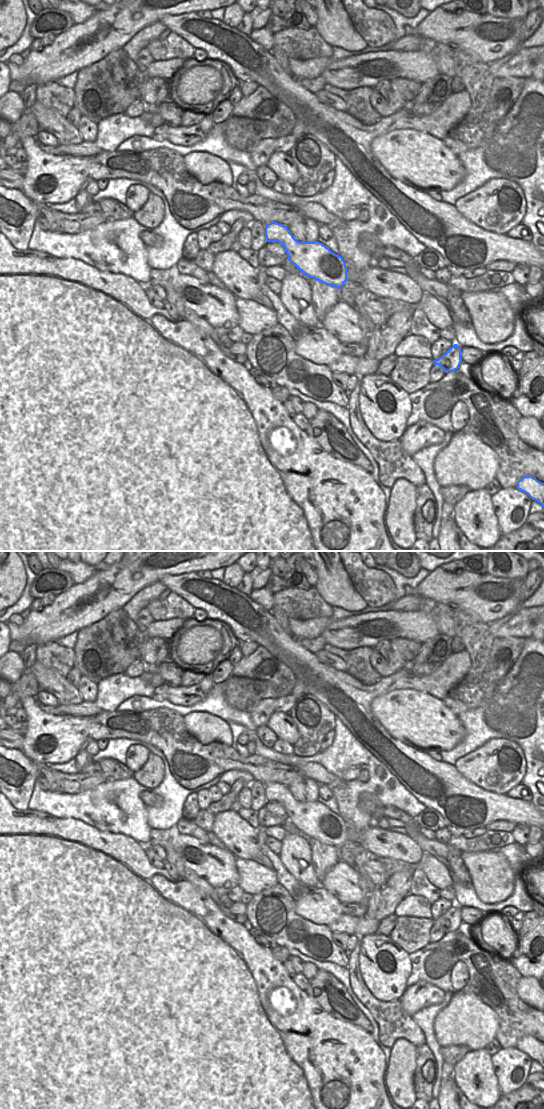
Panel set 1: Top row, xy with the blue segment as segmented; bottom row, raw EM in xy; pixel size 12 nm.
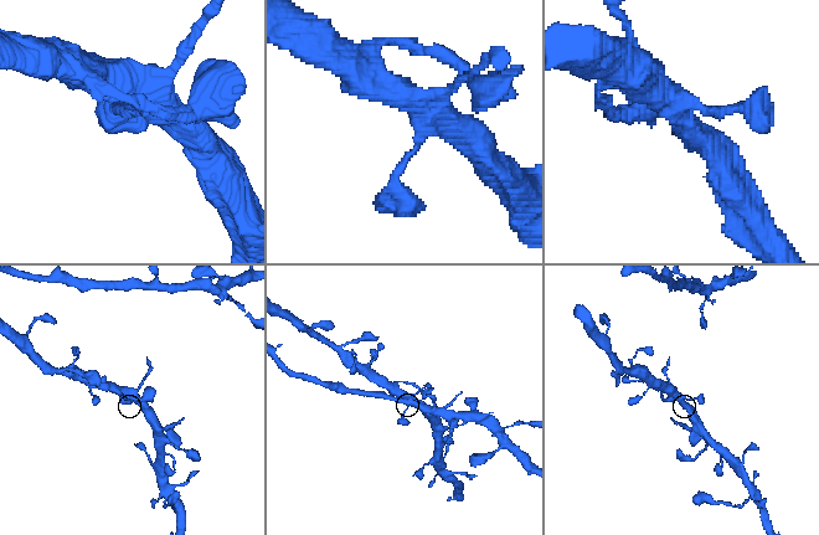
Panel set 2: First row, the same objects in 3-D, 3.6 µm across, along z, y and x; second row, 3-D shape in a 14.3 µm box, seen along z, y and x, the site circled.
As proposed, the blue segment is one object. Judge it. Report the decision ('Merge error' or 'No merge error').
No merge error.

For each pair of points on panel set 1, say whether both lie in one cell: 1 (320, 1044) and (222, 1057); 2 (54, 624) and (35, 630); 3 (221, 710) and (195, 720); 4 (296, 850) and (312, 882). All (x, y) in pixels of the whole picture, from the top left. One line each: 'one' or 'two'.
1: one
2: one
3: two
4: one

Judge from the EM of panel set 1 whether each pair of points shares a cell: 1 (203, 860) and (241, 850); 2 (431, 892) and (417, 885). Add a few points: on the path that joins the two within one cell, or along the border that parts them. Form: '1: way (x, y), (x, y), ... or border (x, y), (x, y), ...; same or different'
1: border (226, 848), (236, 858); different
2: way (428, 891), (420, 886); same

